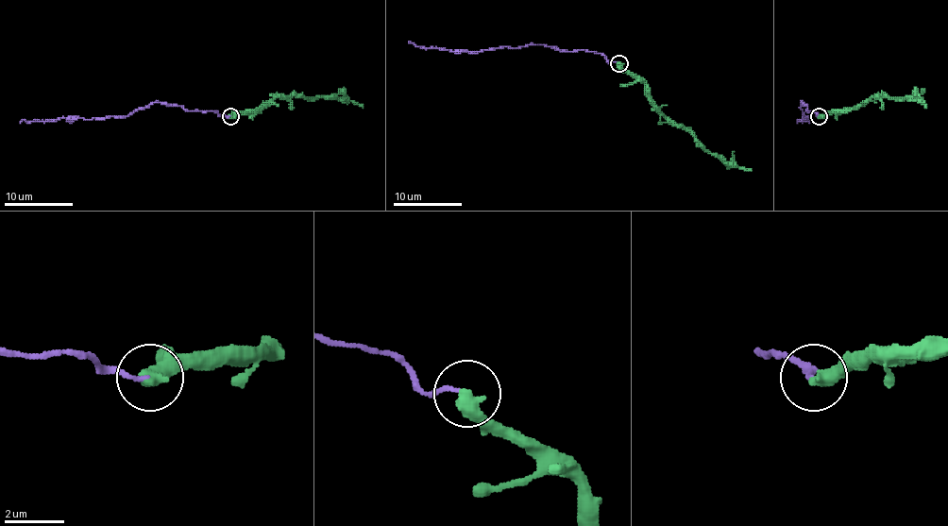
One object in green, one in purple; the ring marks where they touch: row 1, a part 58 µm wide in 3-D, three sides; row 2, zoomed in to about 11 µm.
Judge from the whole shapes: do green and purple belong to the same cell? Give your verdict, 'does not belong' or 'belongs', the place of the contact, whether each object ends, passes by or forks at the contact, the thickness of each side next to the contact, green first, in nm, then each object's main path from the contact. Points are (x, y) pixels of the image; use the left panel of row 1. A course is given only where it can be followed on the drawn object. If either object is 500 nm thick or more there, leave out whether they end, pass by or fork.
does not belong; at (230, 116); 550 nm thick on the green side, 130 nm on the other; green runs (230, 116), (262, 110), (277, 97), (288, 95), (348, 99), (363, 108); purple runs (230, 116), (154, 102), (126, 116), (24, 120), (20, 123)

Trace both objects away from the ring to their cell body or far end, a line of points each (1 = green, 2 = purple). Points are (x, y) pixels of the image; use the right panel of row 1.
1: (820, 116), (840, 110), (857, 110), (871, 97), (880, 95), (916, 97), (921, 99), (926, 108)
2: (820, 116), (805, 110), (807, 106), (801, 102), (803, 116), (807, 120), (799, 120), (797, 123)

